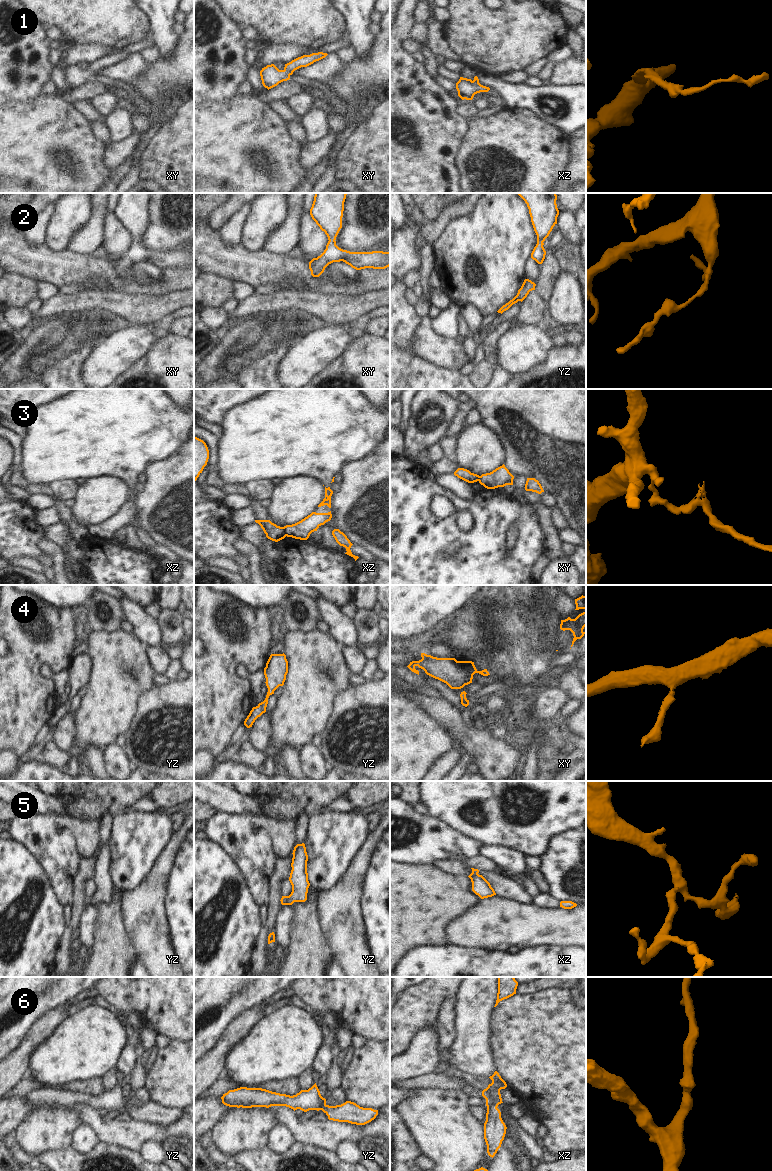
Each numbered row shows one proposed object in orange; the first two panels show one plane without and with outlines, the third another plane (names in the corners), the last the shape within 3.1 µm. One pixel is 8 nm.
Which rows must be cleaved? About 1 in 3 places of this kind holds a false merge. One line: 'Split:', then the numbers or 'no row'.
Split: 3

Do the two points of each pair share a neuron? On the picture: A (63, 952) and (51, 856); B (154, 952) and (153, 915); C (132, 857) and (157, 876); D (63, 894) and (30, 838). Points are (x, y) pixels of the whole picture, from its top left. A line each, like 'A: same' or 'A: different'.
A: different
B: same
C: different
D: same

